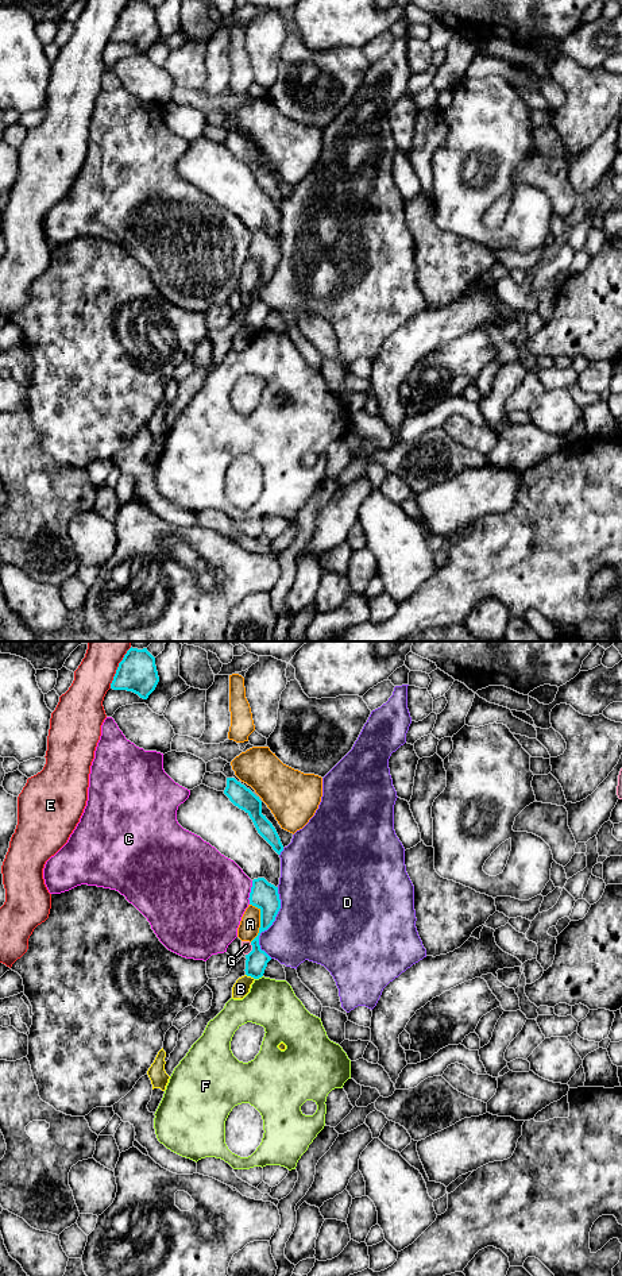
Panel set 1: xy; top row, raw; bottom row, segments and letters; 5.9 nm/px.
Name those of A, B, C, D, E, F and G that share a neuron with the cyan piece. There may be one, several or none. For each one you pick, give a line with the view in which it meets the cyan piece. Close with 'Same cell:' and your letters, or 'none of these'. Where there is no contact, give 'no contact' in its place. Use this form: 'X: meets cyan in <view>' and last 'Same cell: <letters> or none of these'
Same cell: none of these

